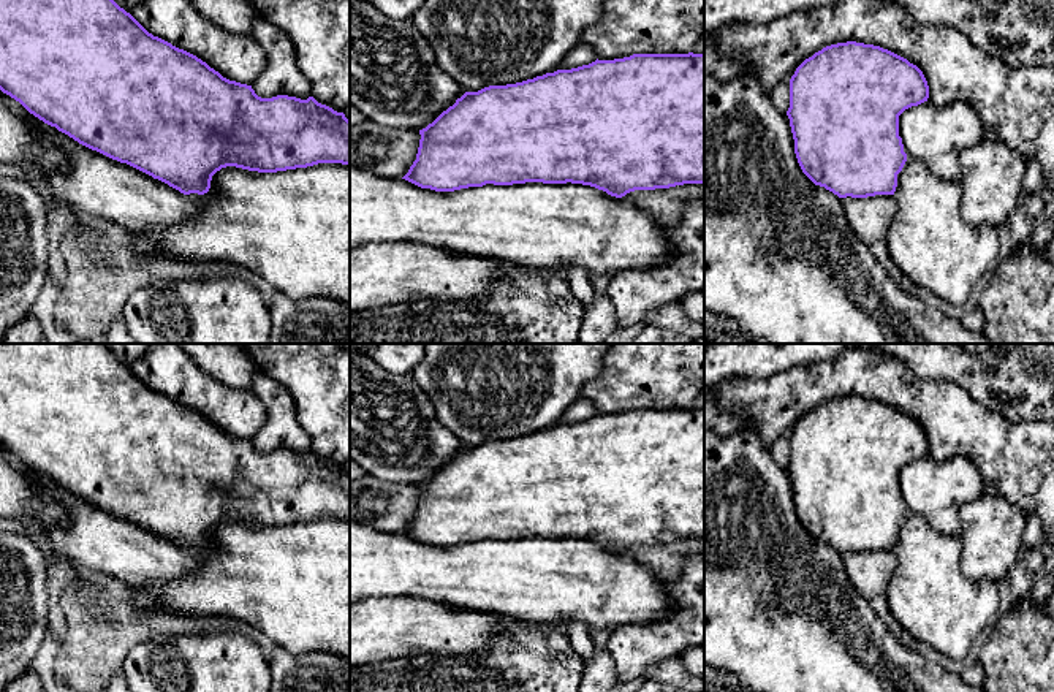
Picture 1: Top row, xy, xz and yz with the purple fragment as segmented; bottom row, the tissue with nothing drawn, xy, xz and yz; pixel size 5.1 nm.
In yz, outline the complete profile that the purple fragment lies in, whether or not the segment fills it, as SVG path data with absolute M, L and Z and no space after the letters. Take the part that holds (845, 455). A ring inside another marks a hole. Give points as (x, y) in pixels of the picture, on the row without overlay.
M856 396L823 402L806 413L790 434L790 462L787 470L794 494L794 508L802 527L839 553L867 553L894 549L897 529L907 508L899 491L899 470L929 453L929 440L923 426L907 413L874 399Z

